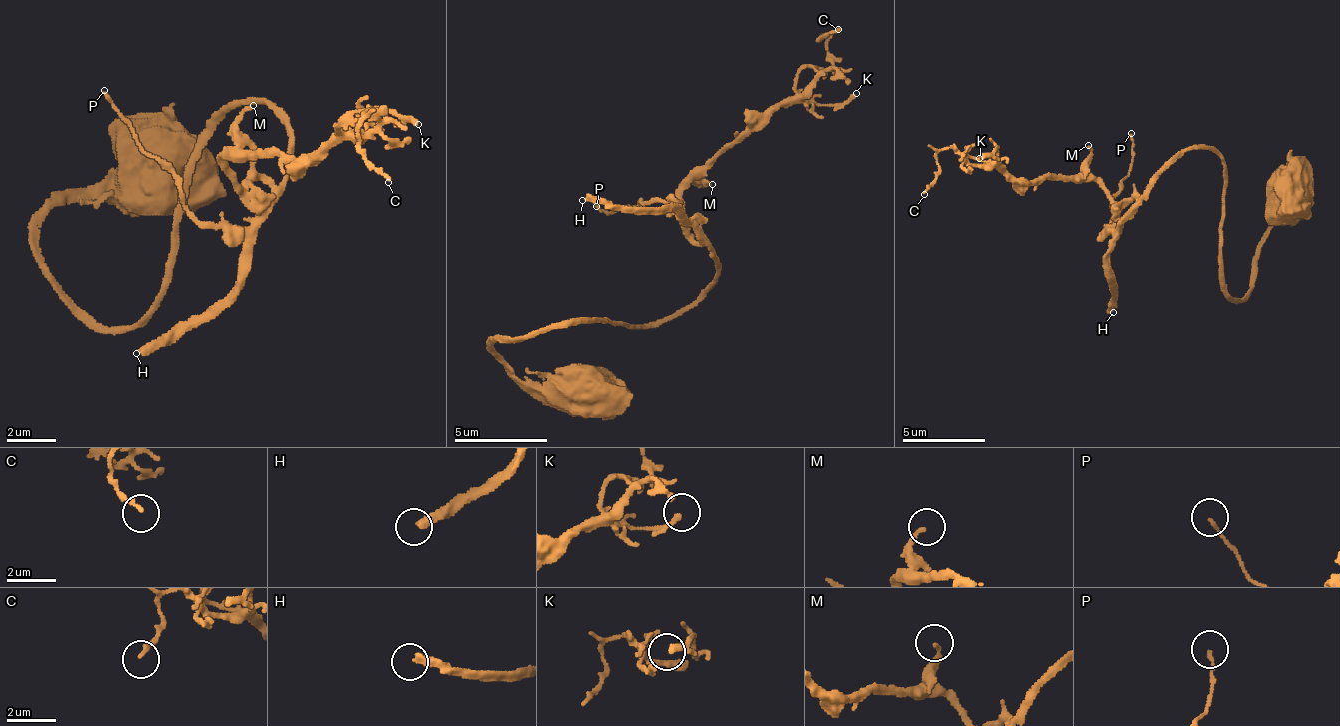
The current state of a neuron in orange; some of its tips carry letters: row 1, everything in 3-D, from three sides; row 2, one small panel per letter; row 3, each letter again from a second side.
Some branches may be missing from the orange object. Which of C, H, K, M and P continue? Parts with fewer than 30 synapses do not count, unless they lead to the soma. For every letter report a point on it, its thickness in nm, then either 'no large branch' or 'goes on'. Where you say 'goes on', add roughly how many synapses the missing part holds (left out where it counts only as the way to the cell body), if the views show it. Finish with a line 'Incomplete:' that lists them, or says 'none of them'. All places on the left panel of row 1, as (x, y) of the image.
C: (388, 182) | 120 nm | no large branch
H: (136, 353) | 320 nm | goes on | 550 syn
K: (418, 124) | 200 nm | no large branch
M: (253, 105) | 170 nm | no large branch
P: (104, 90) | 130 nm | no large branch
Incomplete: H

